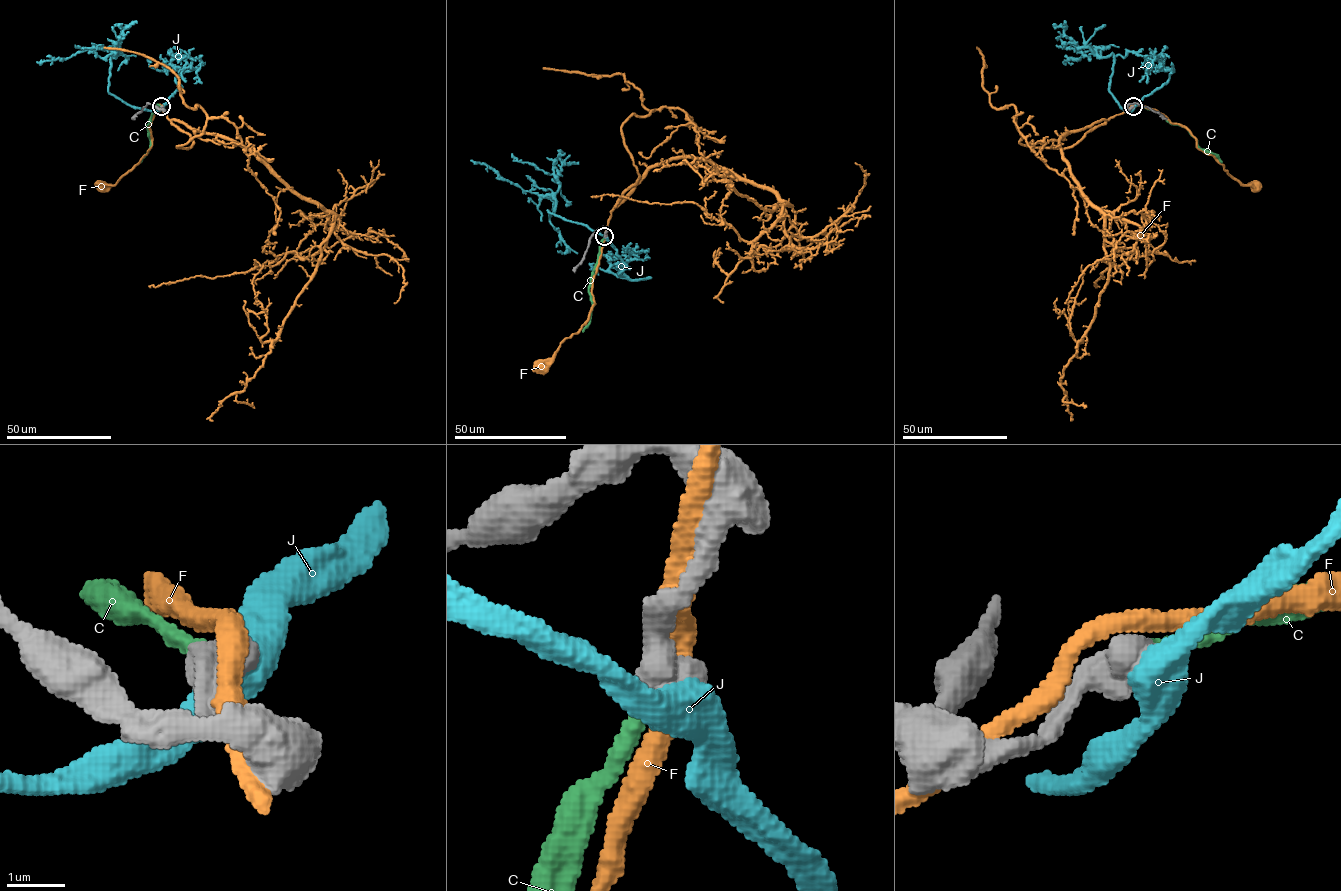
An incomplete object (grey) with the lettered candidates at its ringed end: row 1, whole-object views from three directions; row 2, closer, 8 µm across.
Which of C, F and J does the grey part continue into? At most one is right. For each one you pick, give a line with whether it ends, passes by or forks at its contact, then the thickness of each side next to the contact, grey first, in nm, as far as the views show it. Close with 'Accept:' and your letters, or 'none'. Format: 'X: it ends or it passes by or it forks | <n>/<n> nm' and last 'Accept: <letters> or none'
C: it ends | 800/280 nm
Accept: C

